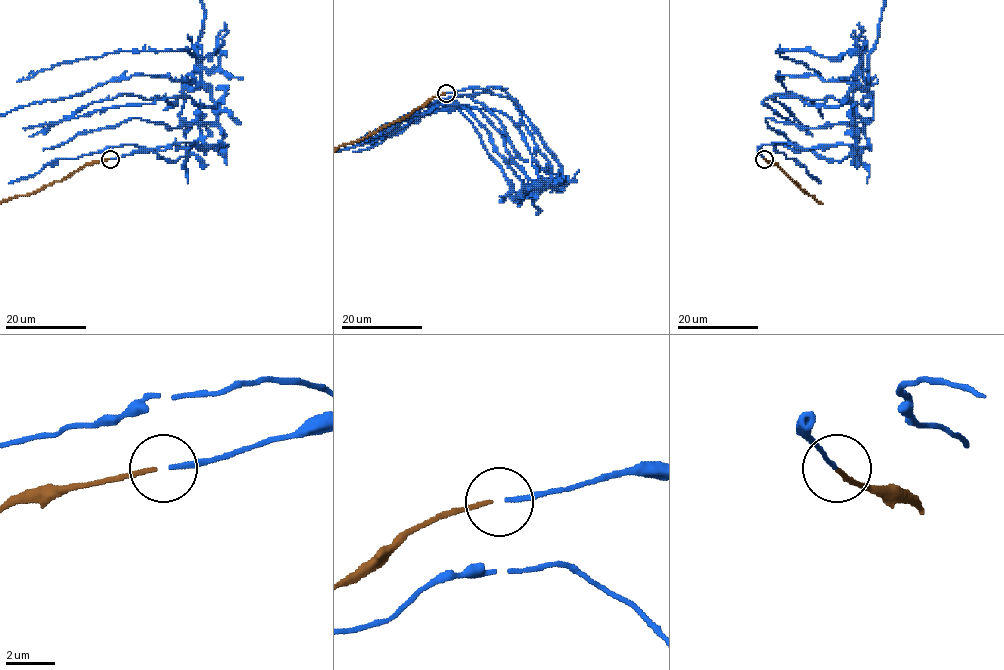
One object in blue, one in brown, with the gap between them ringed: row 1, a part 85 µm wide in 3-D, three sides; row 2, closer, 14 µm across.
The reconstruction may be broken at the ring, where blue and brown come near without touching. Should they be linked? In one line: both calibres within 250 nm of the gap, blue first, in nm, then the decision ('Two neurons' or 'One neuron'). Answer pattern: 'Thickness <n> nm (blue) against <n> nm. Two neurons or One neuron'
Thickness 180 nm (blue) against 160 nm. One neuron

